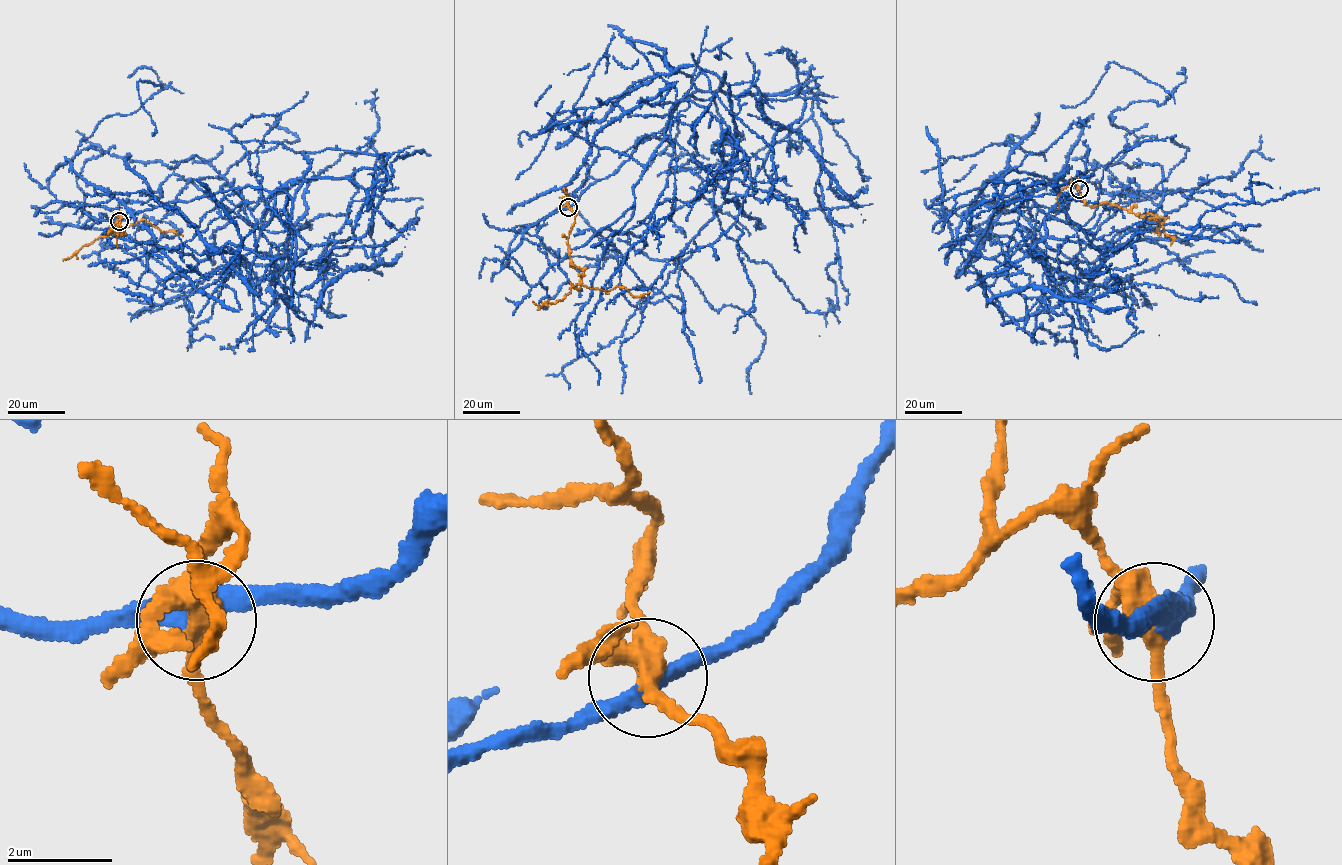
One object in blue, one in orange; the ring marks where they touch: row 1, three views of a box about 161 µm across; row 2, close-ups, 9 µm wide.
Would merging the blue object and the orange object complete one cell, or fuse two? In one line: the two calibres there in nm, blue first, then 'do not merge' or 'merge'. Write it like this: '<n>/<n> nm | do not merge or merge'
400/360 nm | do not merge

